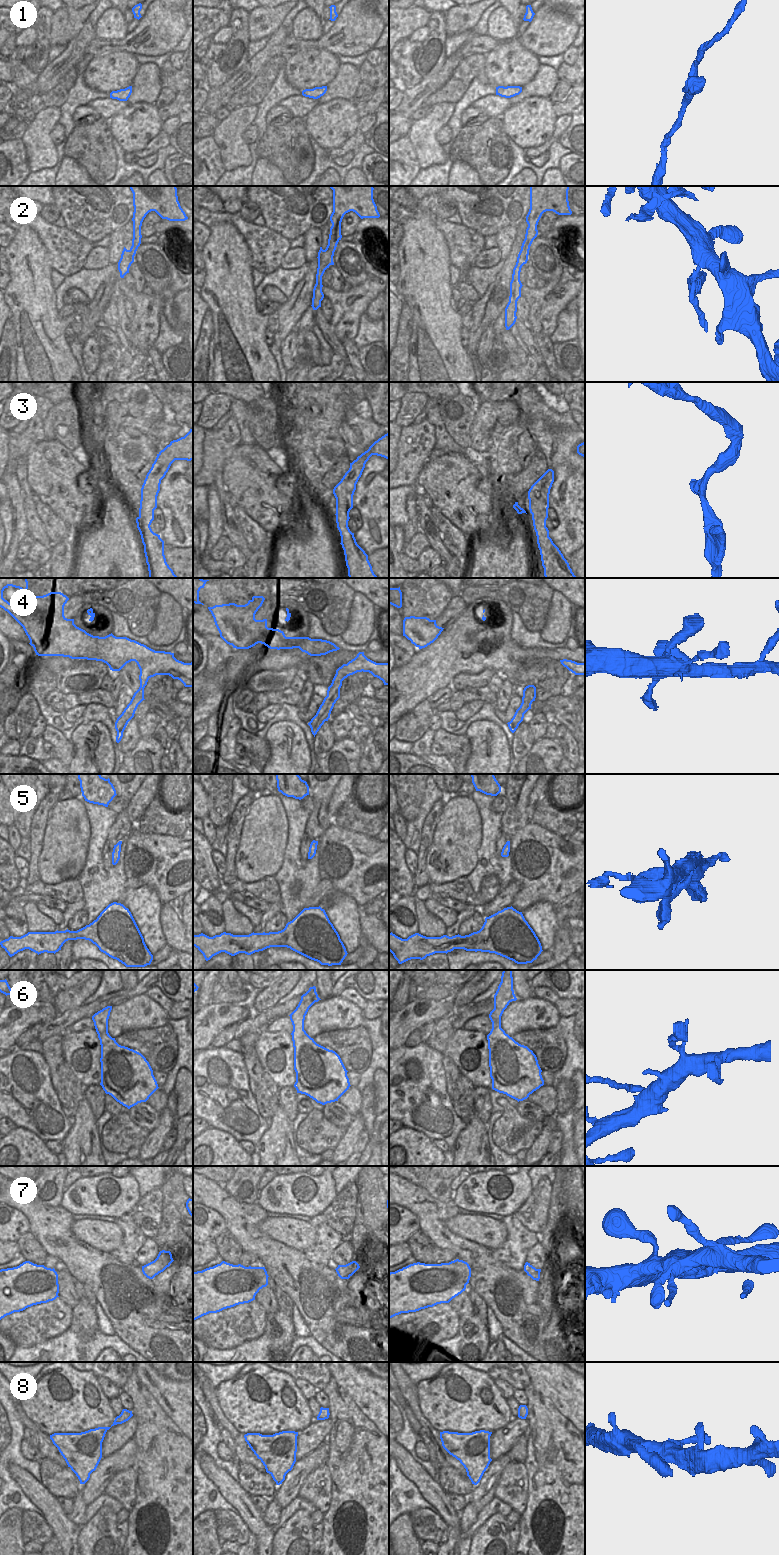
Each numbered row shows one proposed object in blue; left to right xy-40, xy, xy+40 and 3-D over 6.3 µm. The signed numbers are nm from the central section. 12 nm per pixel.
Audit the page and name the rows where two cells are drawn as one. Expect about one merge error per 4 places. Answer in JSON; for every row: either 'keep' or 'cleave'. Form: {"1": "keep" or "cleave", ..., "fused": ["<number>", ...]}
{"1": "keep", "2": "keep", "3": "keep", "4": "keep", "5": "keep", "6": "keep", "7": "keep", "8": "keep", "fused": []}

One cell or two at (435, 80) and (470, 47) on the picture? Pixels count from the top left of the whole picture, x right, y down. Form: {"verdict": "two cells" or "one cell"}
{"verdict": "two cells"}

